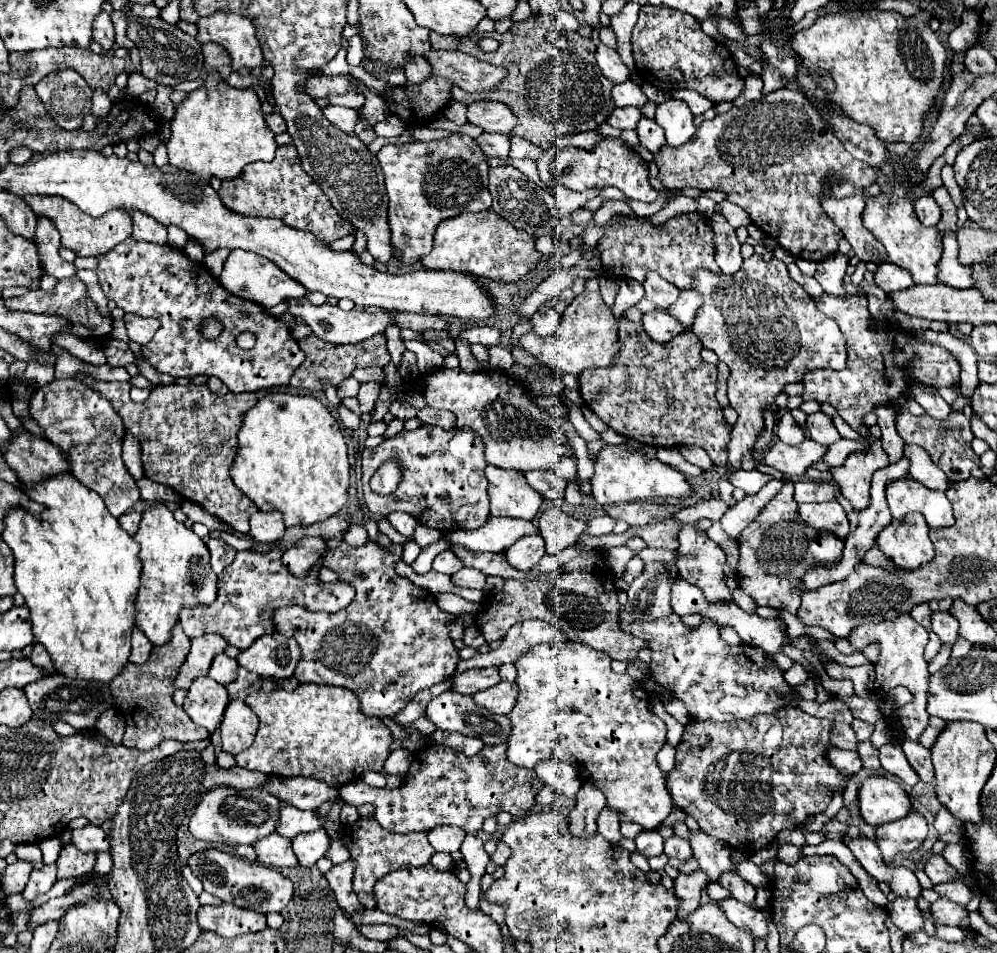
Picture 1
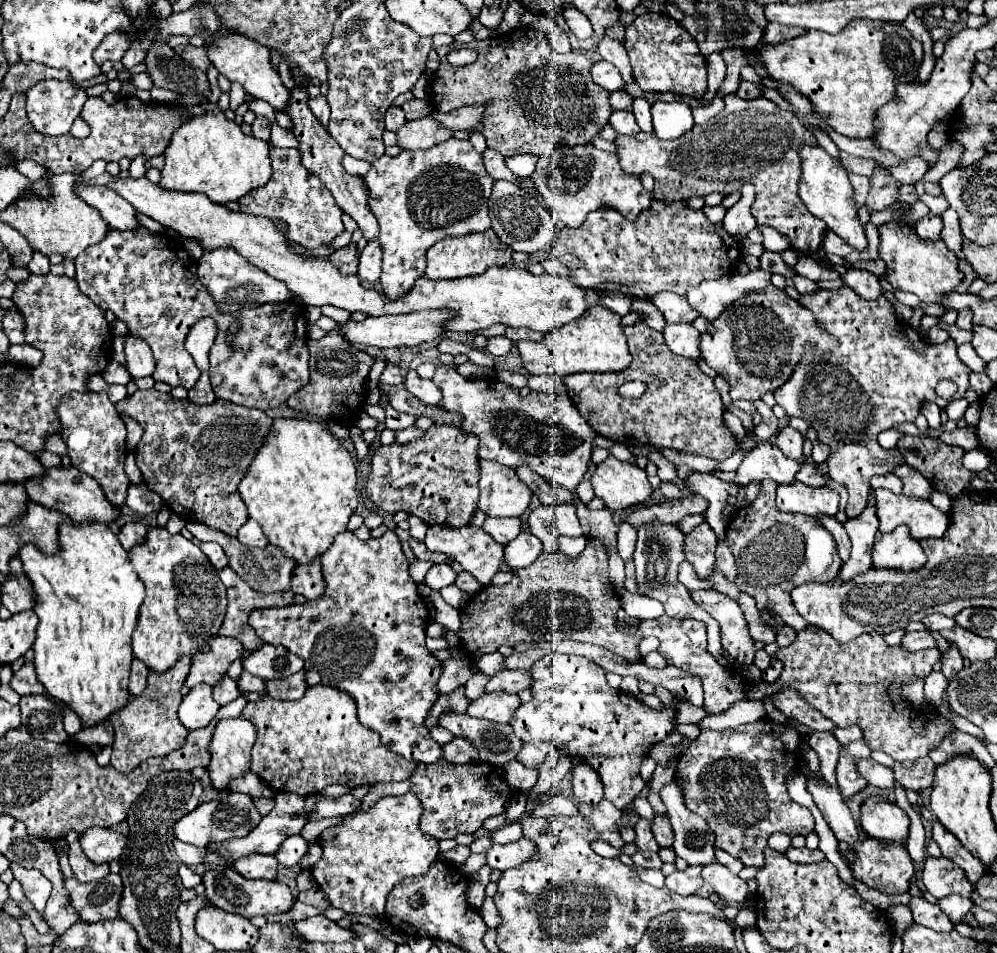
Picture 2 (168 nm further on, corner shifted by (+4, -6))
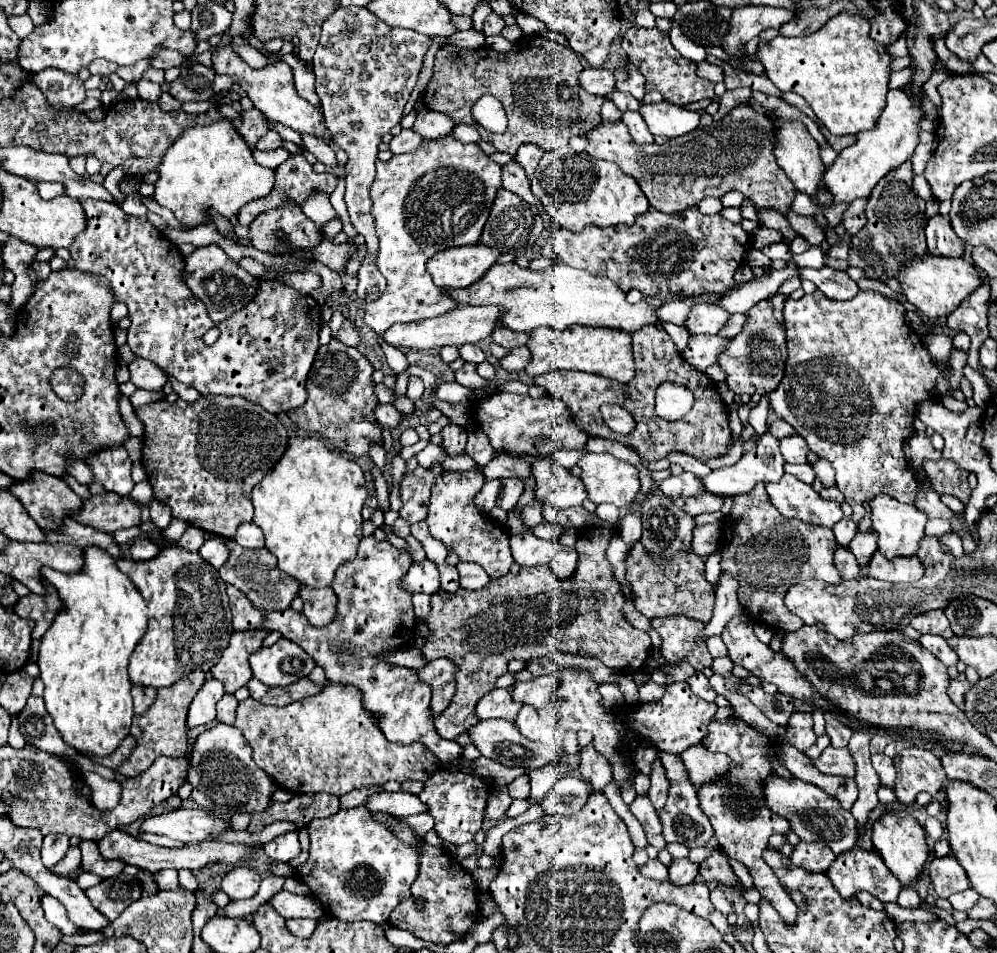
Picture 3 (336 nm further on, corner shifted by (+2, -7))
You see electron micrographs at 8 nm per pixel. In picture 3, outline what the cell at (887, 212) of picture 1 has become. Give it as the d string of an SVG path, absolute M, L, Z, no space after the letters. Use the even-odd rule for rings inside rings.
M926 254L926 260L910 260L906 262L898 274L896 280L902 286L904 298L914 304L924 316L936 320L942 316L948 316L954 312L960 302L980 284L980 274L974 268L972 262L966 262L964 258L946 258L946 256L930 256Z

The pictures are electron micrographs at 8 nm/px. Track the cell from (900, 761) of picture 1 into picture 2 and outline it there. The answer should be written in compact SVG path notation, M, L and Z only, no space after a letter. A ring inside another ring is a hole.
M872 757L868 759L856 759L856 771L860 771L860 775L864 775L864 779L868 781L868 785L874 787L892 787L894 785L894 773L892 769L872 761Z

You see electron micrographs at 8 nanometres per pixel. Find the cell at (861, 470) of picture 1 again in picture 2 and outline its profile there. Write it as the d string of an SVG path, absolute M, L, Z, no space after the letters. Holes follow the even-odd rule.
M838 287L834 291L814 291L798 297L798 303L806 307L808 311L814 313L816 323L820 323L820 329L828 331L838 339L838 349L836 351L808 351L804 359L796 365L796 371L784 387L778 387L774 391L776 403L786 411L788 417L802 417L810 423L812 429L818 433L818 441L828 443L832 449L828 457L828 467L830 467L830 477L838 481L840 485L846 487L850 499L846 505L846 515L850 519L858 517L866 509L866 499L868 499L868 489L870 489L870 479L874 475L888 473L894 463L904 463L902 455L898 449L882 449L876 441L878 433L892 429L898 423L912 423L918 417L918 405L922 401L934 401L938 407L946 407L948 401L940 399L934 393L934 387L942 379L952 379L958 383L956 399L964 397L964 391L968 389L968 365L958 357L956 353L956 341L948 339L942 345L930 345L926 343L920 333L908 325L906 321L900 321L894 313L894 305L888 303L884 297L880 299L862 299L858 297L850 287Z

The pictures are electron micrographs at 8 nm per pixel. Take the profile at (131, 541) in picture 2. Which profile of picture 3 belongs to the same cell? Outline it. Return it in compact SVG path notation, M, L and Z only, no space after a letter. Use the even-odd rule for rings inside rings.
M138 538L132 546L130 546L130 556L134 560L150 560L152 556L156 556L160 552L160 548L150 540L150 538Z

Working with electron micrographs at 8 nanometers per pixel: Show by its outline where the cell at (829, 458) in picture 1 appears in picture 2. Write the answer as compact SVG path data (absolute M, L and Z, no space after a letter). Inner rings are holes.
M804 463L804 465L800 467L800 471L796 473L796 479L802 481L802 483L806 483L806 485L810 485L810 487L820 487L820 485L824 485L824 477L818 473L816 465L810 465L810 463Z

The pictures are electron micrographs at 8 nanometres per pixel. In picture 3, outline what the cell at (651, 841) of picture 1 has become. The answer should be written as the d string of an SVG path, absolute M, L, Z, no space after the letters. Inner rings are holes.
M638 796L632 804L630 804L632 814L640 820L646 836L648 836L648 844L652 844L658 852L666 846L664 836L662 836L662 824L660 818L652 806L652 802L648 800L648 796Z

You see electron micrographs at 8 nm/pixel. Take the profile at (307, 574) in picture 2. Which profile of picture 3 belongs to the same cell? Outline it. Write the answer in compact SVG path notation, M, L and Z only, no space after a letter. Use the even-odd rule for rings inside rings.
M300 588L300 598L304 600L304 616L314 626L326 626L336 612L336 594L332 588Z

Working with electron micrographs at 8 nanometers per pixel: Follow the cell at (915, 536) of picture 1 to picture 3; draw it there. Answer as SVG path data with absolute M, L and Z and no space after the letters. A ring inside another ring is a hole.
M874 552L866 574L878 580L886 582L918 582L924 574L924 564L918 560L918 556L896 556L894 560L888 560L882 556L882 552Z

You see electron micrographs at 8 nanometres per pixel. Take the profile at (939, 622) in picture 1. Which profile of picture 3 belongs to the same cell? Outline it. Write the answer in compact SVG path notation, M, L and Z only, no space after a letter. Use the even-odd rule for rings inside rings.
M960 672L958 678L952 678L952 680L950 680L950 686L948 686L948 696L950 696L950 700L952 700L954 704L962 706L964 694L966 694L966 690L968 690L970 686L972 686L972 684L966 680L966 674Z

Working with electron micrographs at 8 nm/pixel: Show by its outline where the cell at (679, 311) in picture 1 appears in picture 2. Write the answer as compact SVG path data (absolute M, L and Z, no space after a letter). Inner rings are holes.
M756 269L748 275L732 273L728 277L710 279L700 283L700 287L692 287L686 293L688 303L706 319L718 319L718 315L732 305L736 299L752 291L762 291L770 283L772 273Z

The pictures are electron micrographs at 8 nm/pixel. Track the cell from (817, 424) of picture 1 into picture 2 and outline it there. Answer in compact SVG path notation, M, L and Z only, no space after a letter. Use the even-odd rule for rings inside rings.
M816 441L814 443L814 449L812 449L814 463L824 463L828 459L828 455L830 455L830 447L824 445L824 443L820 443L820 441Z

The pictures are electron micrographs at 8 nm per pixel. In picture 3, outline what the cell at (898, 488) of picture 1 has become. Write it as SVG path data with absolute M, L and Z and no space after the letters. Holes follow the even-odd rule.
M876 496L870 500L872 506L872 528L878 534L878 550L888 556L914 556L918 542L924 538L924 528L928 516L914 504L902 504L890 496Z

